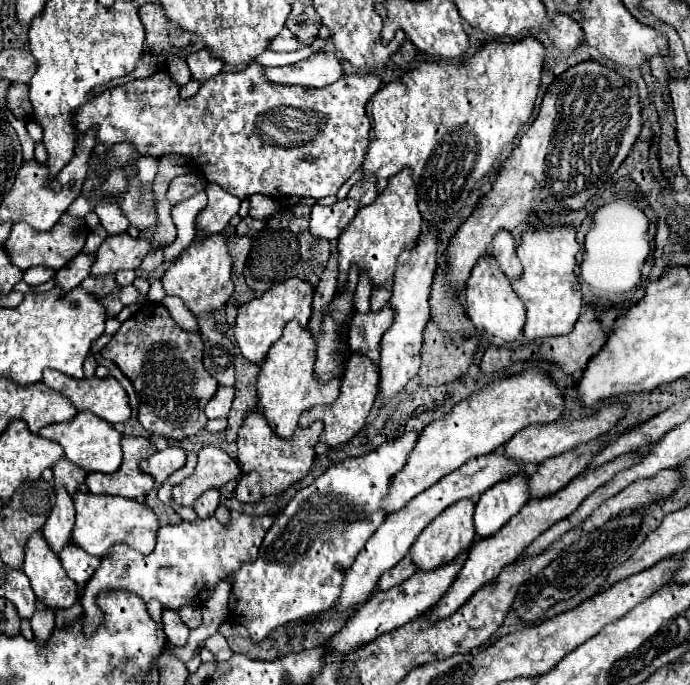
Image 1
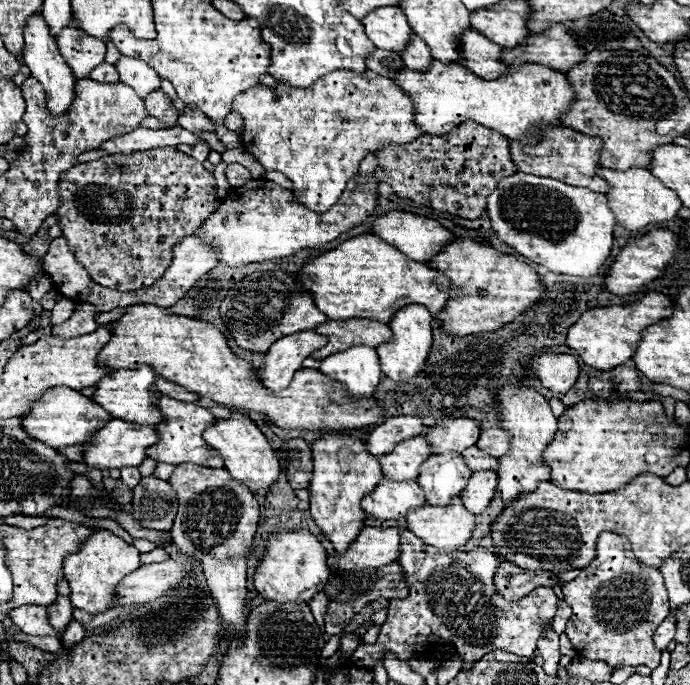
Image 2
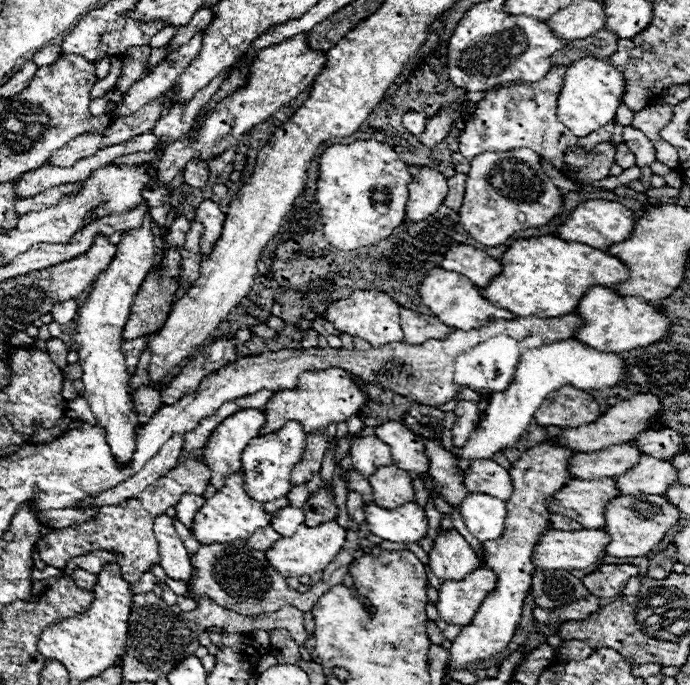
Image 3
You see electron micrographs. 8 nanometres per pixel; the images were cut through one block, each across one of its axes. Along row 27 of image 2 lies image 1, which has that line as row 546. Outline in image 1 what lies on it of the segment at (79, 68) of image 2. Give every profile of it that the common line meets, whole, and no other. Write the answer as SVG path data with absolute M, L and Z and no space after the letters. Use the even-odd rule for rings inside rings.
M68 544L60 552L60 562L62 562L68 578L72 578L76 584L88 582L88 578L100 566L100 558L88 554L86 550L80 550L80 546L76 546L76 544Z

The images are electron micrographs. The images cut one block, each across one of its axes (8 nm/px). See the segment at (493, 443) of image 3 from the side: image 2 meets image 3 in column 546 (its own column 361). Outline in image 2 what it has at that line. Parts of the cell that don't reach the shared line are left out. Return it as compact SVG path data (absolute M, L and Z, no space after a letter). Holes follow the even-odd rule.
M356 346L320 362L324 376L346 384L352 396L372 396L380 382L380 362L374 348Z

